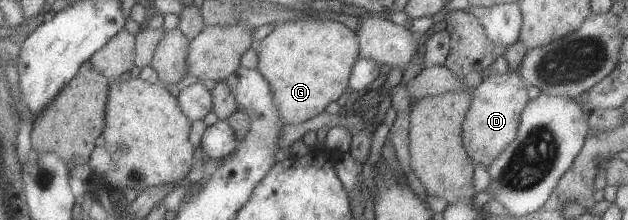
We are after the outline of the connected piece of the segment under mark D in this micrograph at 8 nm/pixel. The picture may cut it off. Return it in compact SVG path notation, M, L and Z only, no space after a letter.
M496 73L481 81L470 92L470 105L465 113L460 137L473 166L487 168L496 156L516 137L520 114L527 99L527 83L517 73Z

